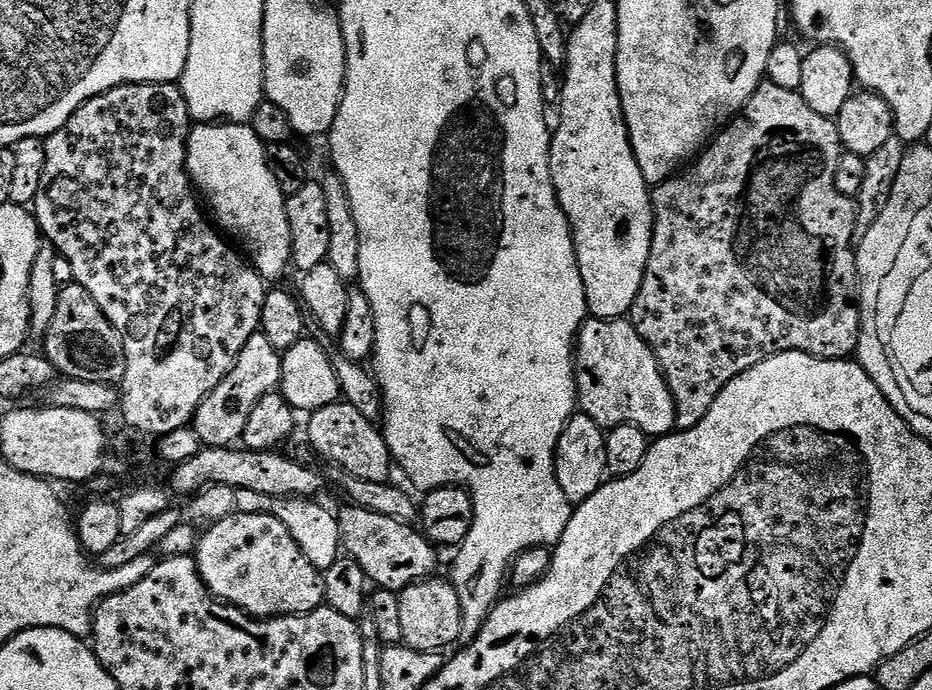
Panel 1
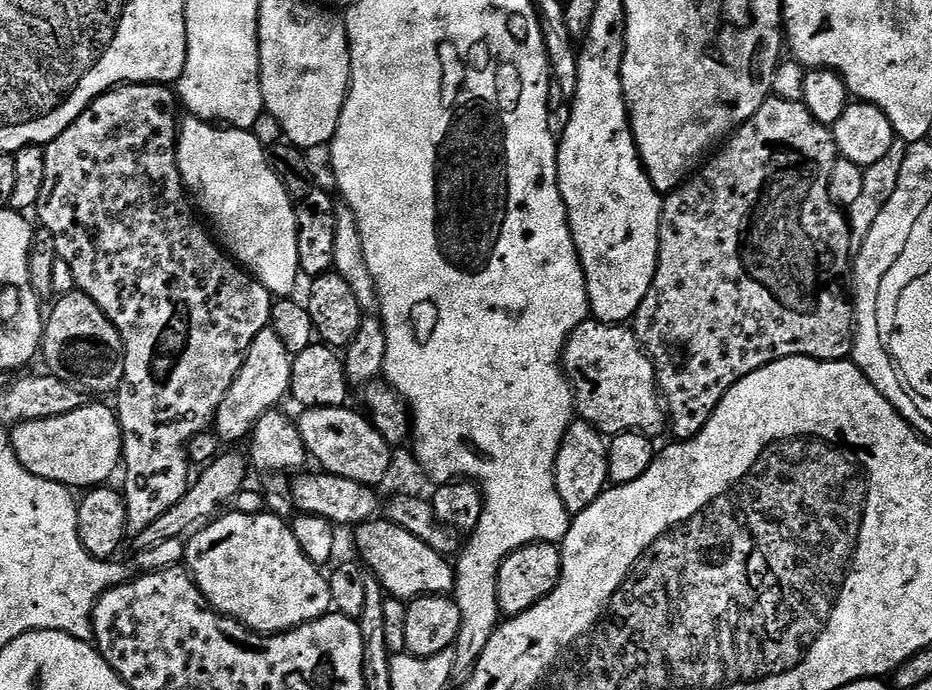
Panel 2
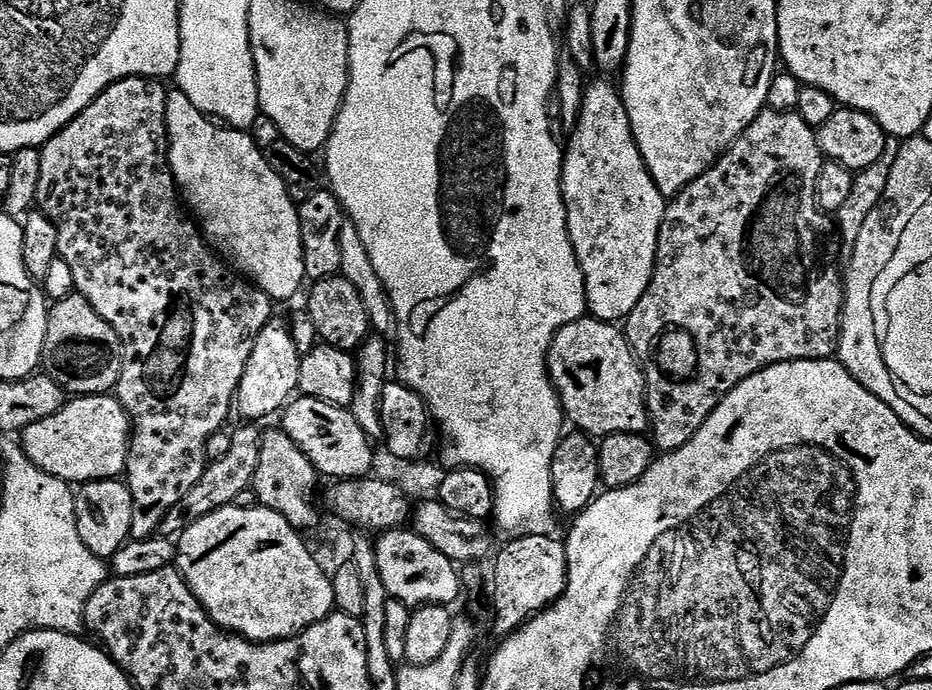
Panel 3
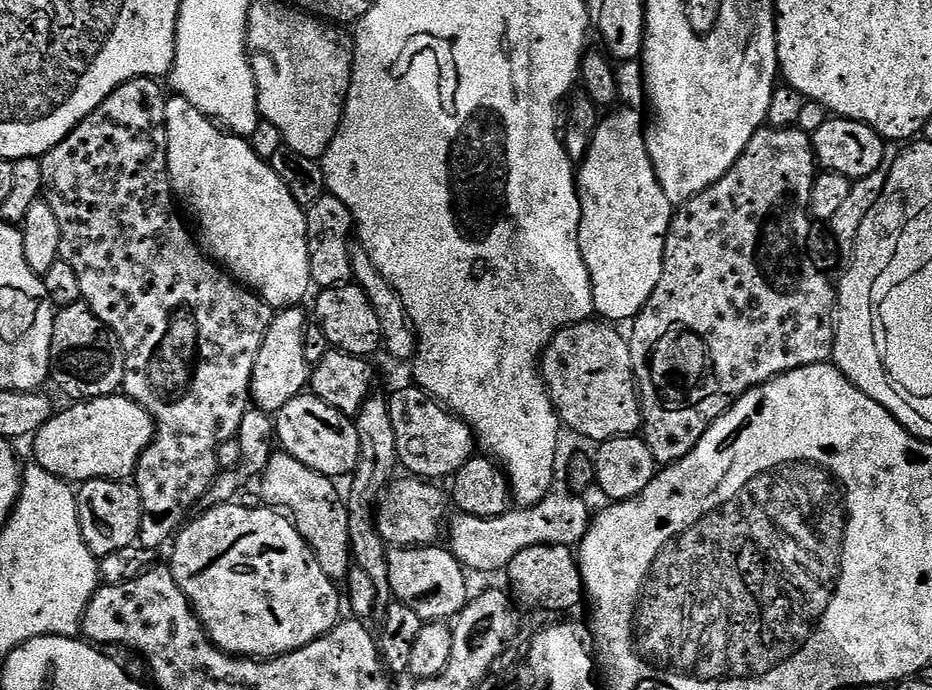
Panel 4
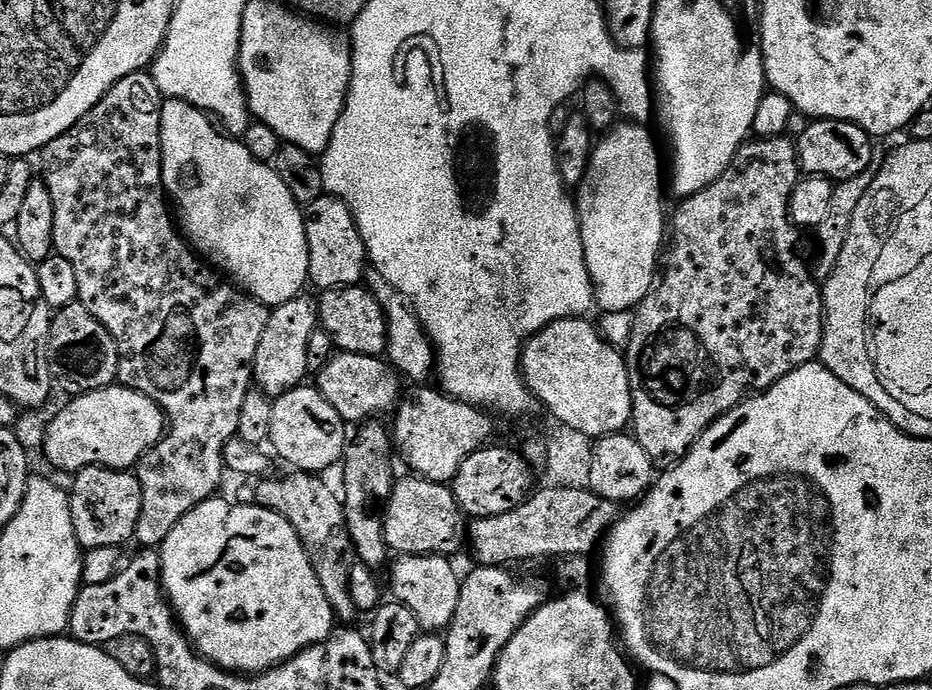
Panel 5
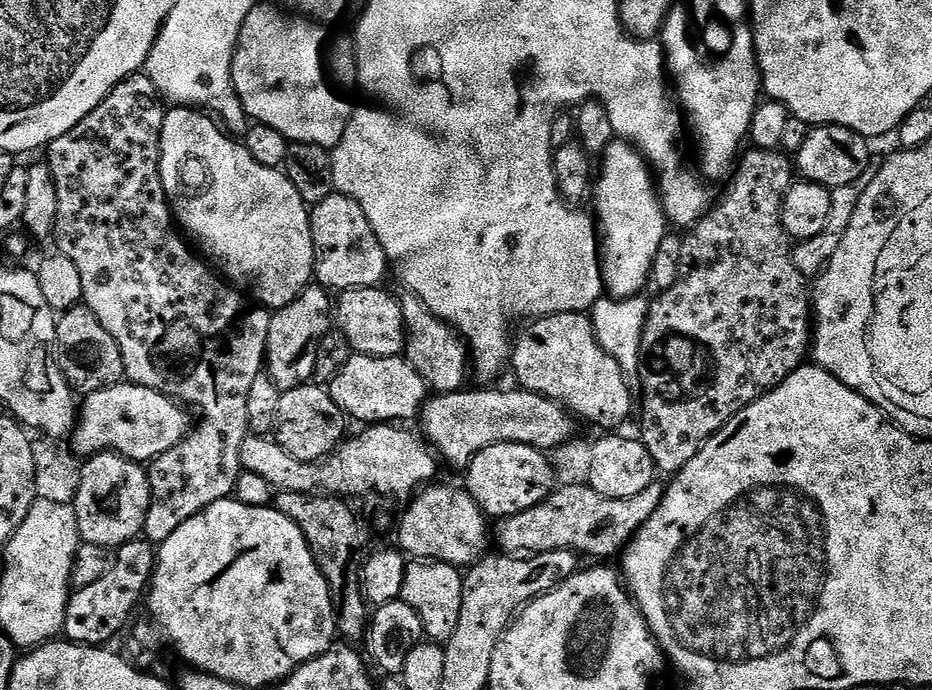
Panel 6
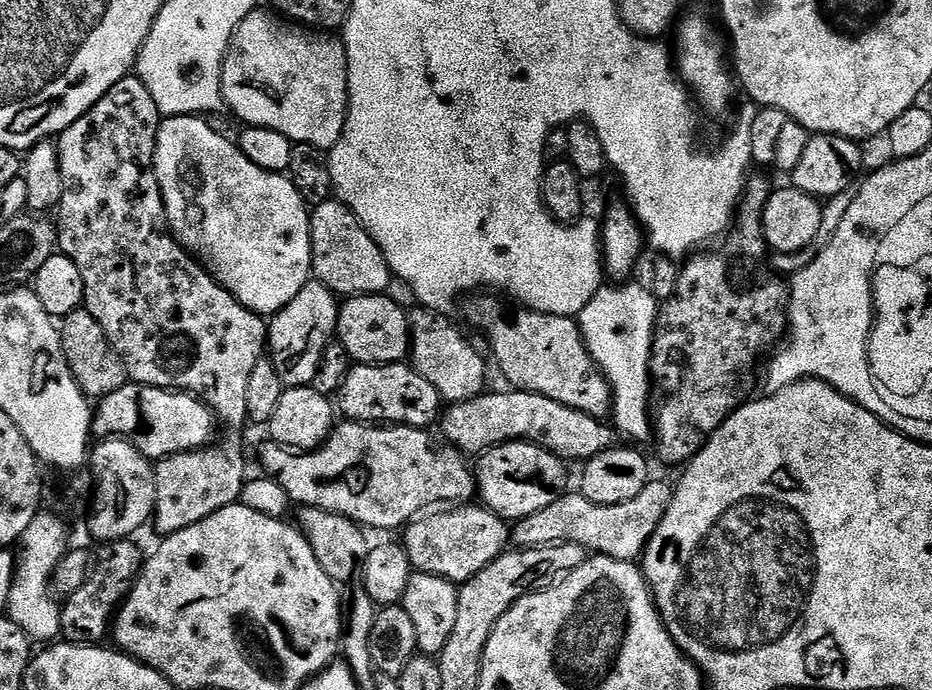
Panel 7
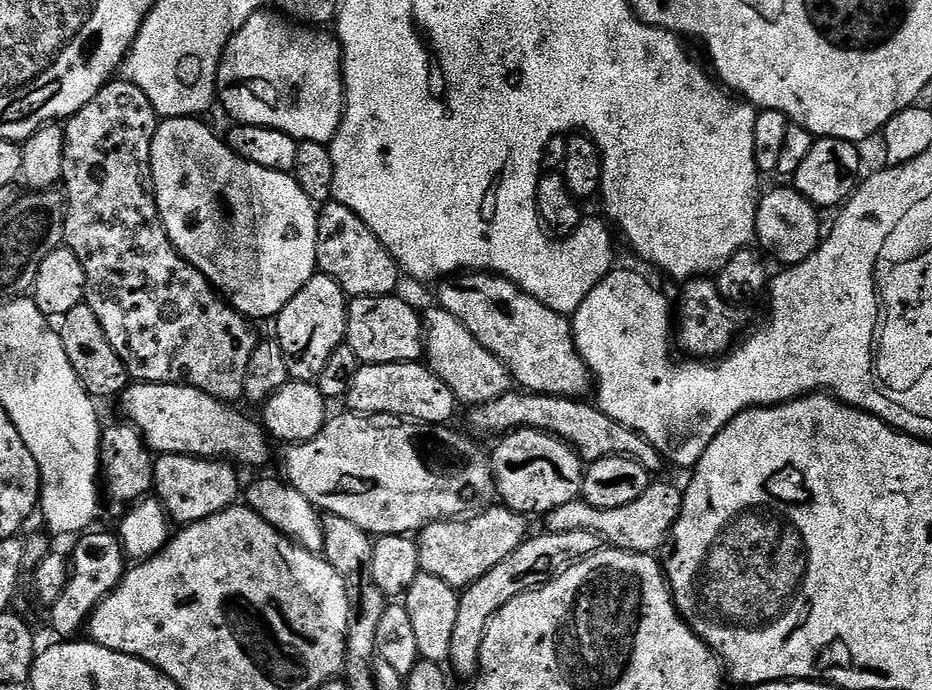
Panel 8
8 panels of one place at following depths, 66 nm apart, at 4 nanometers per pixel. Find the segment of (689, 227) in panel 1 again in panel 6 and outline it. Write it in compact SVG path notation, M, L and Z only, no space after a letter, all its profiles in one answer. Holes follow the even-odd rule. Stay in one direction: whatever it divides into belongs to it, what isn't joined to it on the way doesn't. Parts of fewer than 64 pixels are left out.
M758 148L746 152L739 157L738 163L735 165L735 168L737 167L736 173L734 173L735 168L731 173L731 176L733 175L732 181L729 182L724 197L717 204L715 201L714 207L705 212L701 220L692 225L690 231L685 235L689 235L684 240L684 264L688 269L656 301L653 299L648 306L648 317L642 330L640 366L638 369L638 377L640 376L640 396L638 392L640 433L638 433L638 439L641 444L646 446L650 458L656 463L657 473L660 474L681 472L686 466L686 462L690 462L690 458L694 458L694 454L698 454L698 450L703 444L719 428L726 426L726 422L730 422L730 418L734 418L734 414L741 412L748 404L753 404L765 392L779 386L790 373L798 371L805 363L810 352L814 335L814 313L810 303L810 288L804 275L796 268L796 261L790 251L790 237L780 225L780 206L788 188L794 183L794 164L780 150L767 152Z

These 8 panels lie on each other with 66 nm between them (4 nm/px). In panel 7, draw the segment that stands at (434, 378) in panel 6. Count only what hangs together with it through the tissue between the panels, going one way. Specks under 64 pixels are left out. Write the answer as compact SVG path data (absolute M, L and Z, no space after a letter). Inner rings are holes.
M420 306L417 307L417 312L414 311L410 316L410 366L414 369L418 374L422 374L422 378L426 378L426 382L430 382L430 386L434 386L434 390L438 390L438 394L440 395L441 401L447 402L449 405L453 404L461 404L462 402L466 402L467 400L473 400L475 396L482 396L486 391L486 385L484 383L488 380L488 368L484 365L484 360L480 357L480 352L475 348L474 345L471 344L470 341L467 340L466 337L463 336L462 333L459 332L458 329L455 328L454 325L448 321L449 317L442 312L431 312L428 308Z

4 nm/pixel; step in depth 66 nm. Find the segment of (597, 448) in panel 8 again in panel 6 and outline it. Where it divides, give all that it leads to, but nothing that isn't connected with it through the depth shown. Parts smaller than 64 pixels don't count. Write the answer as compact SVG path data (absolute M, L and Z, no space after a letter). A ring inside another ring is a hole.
M476 386L473 392L432 394L425 400L418 417L419 431L443 463L445 460L450 467L464 470L477 454L486 450L486 446L529 444L531 448L539 448L548 454L573 439L574 420L563 404L539 396L537 392L495 392L494 389L492 386Z

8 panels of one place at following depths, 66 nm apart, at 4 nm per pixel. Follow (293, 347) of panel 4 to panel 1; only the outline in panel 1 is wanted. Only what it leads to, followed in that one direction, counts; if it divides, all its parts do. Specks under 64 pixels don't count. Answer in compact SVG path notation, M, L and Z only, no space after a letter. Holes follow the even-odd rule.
M261 331L256 332L246 342L236 364L226 374L222 382L198 406L194 427L201 445L209 448L227 448L235 445L243 437L246 422L254 414L254 406L262 402L266 394L277 391L280 386L280 357L282 352L270 344L270 338Z

